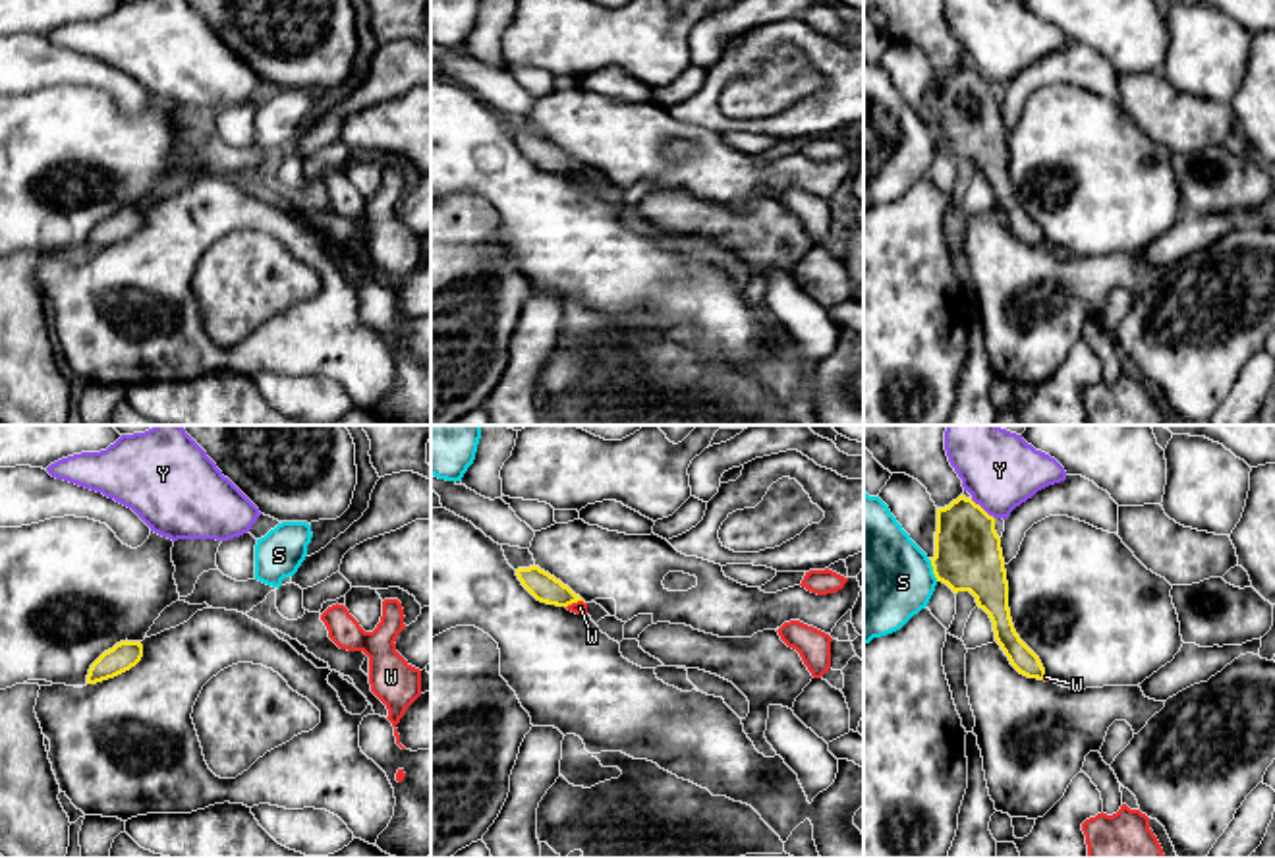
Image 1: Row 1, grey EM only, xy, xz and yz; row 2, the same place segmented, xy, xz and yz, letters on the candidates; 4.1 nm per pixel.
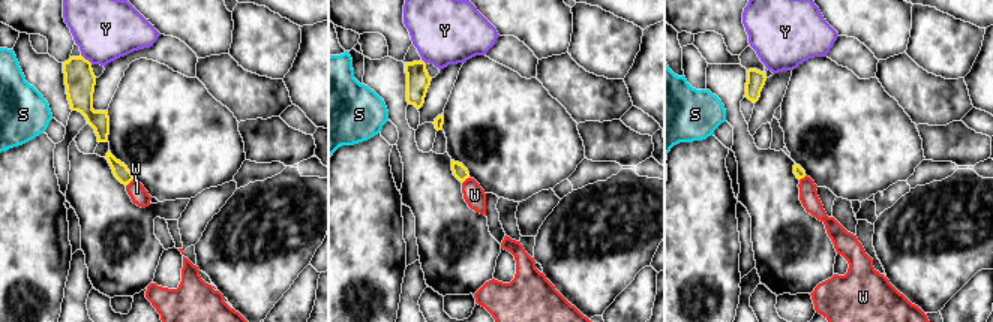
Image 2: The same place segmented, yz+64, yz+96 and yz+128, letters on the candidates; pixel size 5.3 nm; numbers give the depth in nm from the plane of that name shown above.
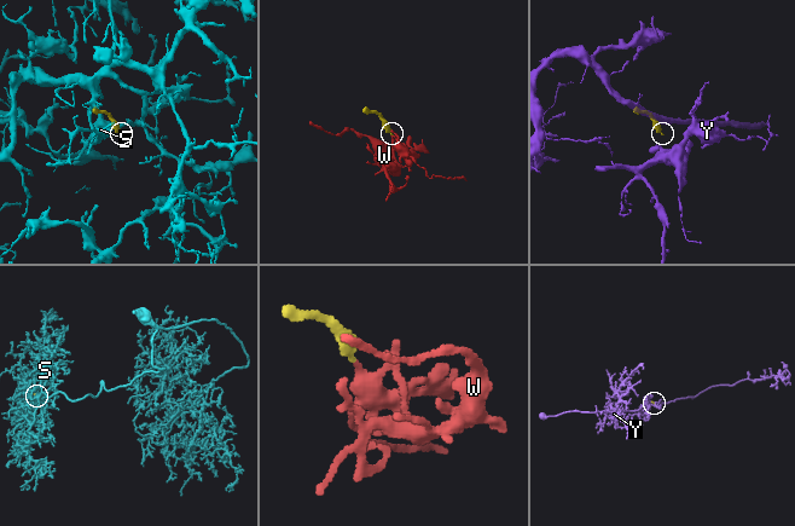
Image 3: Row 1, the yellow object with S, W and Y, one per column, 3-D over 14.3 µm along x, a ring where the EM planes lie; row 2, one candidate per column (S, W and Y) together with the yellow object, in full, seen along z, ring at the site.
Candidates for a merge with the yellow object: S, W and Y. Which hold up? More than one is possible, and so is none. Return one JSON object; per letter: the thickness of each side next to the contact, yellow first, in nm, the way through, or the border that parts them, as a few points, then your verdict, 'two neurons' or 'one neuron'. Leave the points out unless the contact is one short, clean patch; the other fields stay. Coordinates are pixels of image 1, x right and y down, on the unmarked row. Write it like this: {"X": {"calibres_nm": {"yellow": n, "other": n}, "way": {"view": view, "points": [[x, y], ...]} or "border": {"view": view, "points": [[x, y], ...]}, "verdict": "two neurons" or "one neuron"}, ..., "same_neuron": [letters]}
{"S": {"calibres_nm": {"yellow": 280, "other": 440}, "border": {"view": "yz", "points": [[928, 126], [937, 147]]}, "verdict": "two neurons"}, "W": {"calibres_nm": {"yellow": 120, "other": 60}, "border": {"view": "xz", "points": [[584, 169], [572, 169], [566, 174]]}, "verdict": "two neurons"}, "Y": {"calibres_nm": {"yellow": 280, "other": 320}, "verdict": "two neurons"}, "same_neuron": []}

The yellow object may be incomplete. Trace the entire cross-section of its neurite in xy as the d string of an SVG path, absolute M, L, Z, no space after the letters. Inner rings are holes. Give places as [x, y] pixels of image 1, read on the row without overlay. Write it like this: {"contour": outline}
{"contour": "M120 209L112 216L104 218L89 236L87 251L97 251L114 245L131 234L135 234L143 224L141 209Z"}

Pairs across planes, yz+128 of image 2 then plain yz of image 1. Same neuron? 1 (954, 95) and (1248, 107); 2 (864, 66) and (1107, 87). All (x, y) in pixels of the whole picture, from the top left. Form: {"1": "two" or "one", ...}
{"1": "two", "2": "one"}

